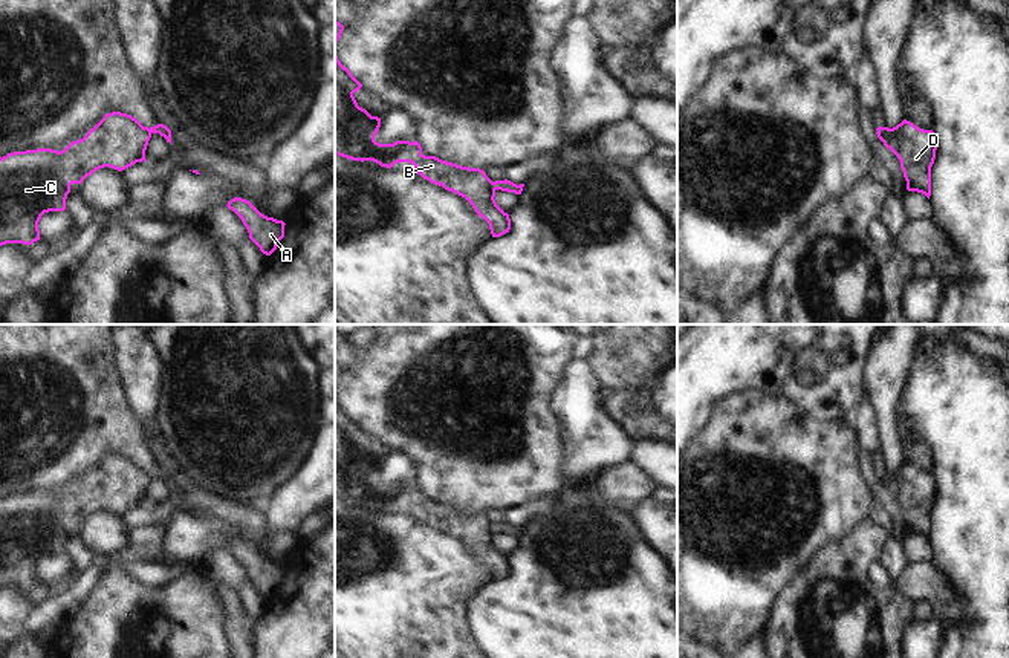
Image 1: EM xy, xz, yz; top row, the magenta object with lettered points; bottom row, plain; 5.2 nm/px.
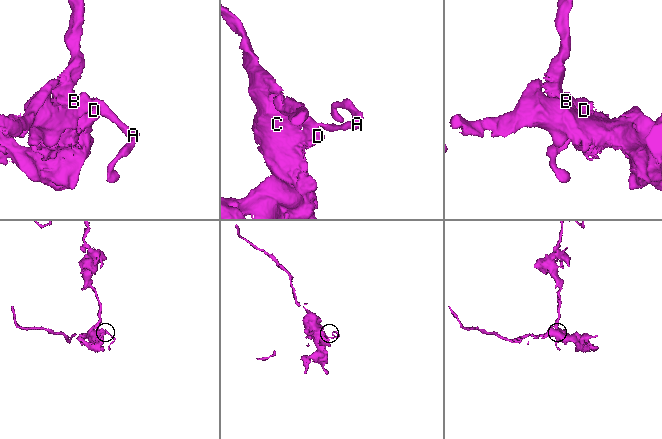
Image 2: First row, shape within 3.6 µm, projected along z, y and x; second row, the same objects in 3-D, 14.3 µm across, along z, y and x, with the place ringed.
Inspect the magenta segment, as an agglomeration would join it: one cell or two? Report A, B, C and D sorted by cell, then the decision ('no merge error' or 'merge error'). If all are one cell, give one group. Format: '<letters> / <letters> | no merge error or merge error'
A / B C D | merge error

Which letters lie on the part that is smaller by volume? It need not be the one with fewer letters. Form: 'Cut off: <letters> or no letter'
Cut off: A

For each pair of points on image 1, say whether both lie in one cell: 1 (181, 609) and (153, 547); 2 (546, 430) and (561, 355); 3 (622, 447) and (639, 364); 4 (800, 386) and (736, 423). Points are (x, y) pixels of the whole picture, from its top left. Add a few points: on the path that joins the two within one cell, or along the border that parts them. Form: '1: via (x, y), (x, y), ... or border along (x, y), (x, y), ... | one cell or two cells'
1: via (153, 602), (142, 602), (120, 579), (126, 557) | one cell
2: via (543, 412), (543, 374) | one cell
3: border along (606, 397), (609, 410), (638, 439) | two cells
4: border along (746, 389), (774, 392), (795, 404) | two cells

